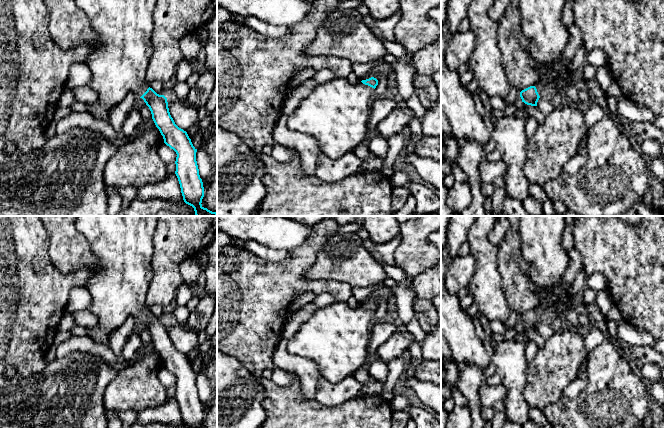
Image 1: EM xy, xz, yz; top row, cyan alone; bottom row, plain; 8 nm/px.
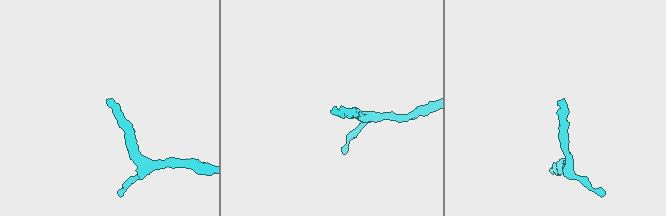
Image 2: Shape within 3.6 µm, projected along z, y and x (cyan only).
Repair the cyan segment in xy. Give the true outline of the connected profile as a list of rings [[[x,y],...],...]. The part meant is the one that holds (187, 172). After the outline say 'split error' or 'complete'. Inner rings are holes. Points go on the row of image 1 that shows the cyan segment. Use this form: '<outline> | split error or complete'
[[[75,0],[76,5],[87,15],[90,26],[97,33],[96,40],[89,43],[94,52],[87,58],[86,65],[92,73],[88,84],[98,95],[94,103],[88,104],[93,117],[108,121],[108,112],[129,93],[142,98],[149,107],[152,119],[163,136],[164,143],[176,154],[176,171],[183,200],[192,206],[196,216],[217,216],[202,206],[204,187],[196,161],[197,149],[186,131],[179,128],[170,115],[167,98],[157,94],[146,80],[149,60],[154,52],[152,46],[153,12],[157,0]]] | split error

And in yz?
[[[519,0],[522,33],[530,40],[527,52],[540,71],[536,84],[520,92],[522,102],[527,105],[537,106],[540,94],[547,88],[553,90],[555,87],[570,84],[580,86],[583,83],[583,80],[571,71],[569,62],[562,58],[570,40],[569,30],[562,22],[564,4],[565,0]]] | split error

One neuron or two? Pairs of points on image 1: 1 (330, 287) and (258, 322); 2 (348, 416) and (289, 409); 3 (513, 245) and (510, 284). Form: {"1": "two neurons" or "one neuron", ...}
{"1": "one neuron", "2": "one neuron", "3": "one neuron"}

